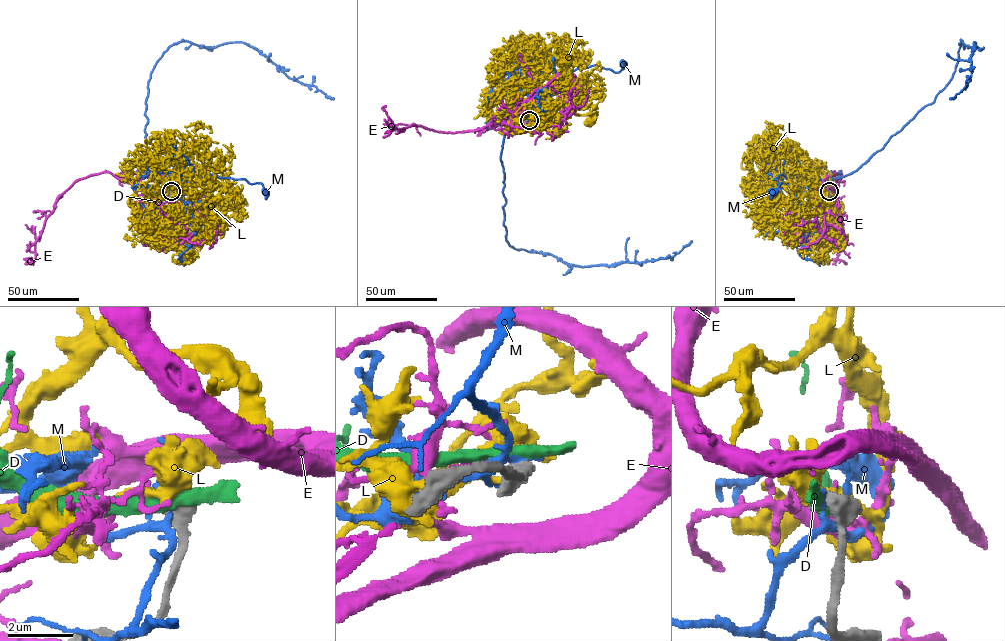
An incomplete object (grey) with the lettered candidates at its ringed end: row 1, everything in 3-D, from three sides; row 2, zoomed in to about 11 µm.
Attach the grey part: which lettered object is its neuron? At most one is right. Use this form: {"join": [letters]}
{"join": []}

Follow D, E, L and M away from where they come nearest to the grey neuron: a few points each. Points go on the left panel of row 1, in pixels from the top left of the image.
D: (170, 191), (154, 190), (161, 201)
E: (170, 191), (176, 188), (158, 175), (132, 183), (106, 172), (79, 179), (58, 198), (28, 261)
L: (169, 191), (163, 187), (172, 186), (168, 175), (175, 168), (173, 204), (198, 202), (217, 211), (232, 197)
M: (170, 191), (168, 196), (184, 194), (187, 186), (178, 180), (195, 183), (215, 174), (260, 183), (264, 192)

